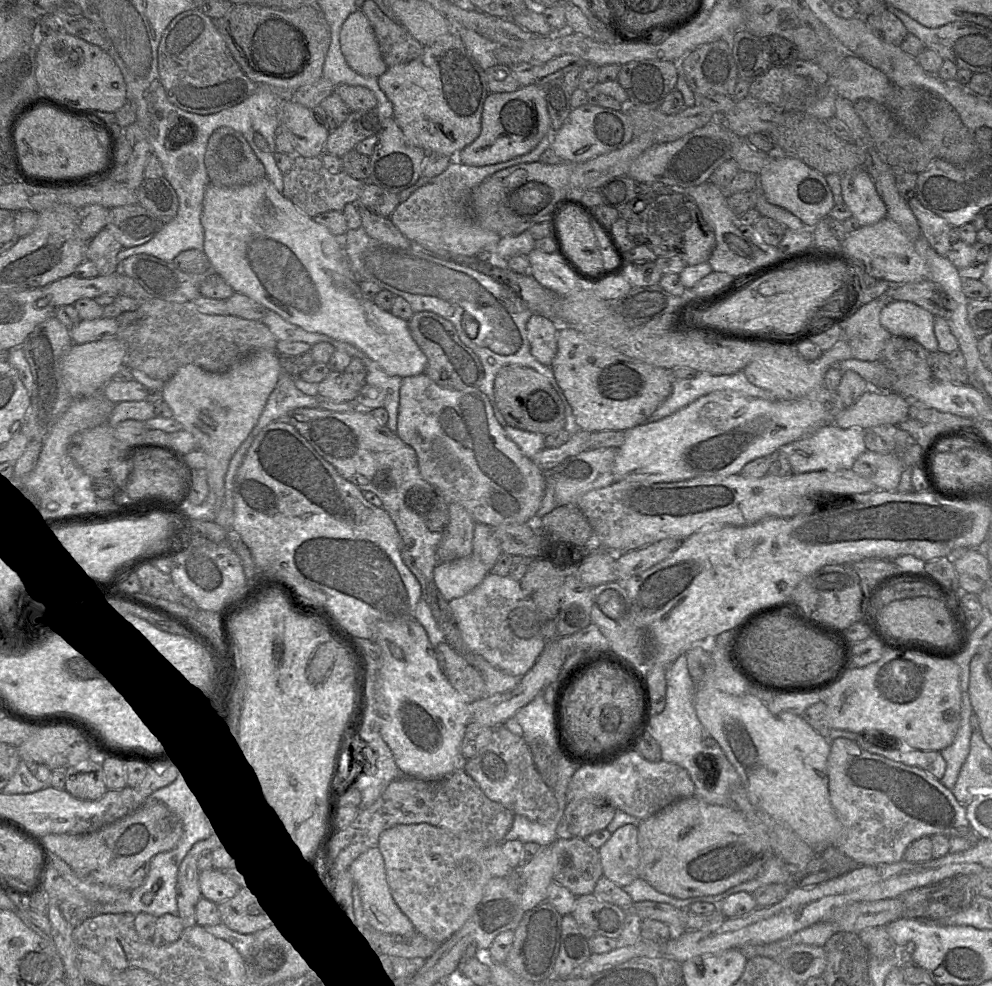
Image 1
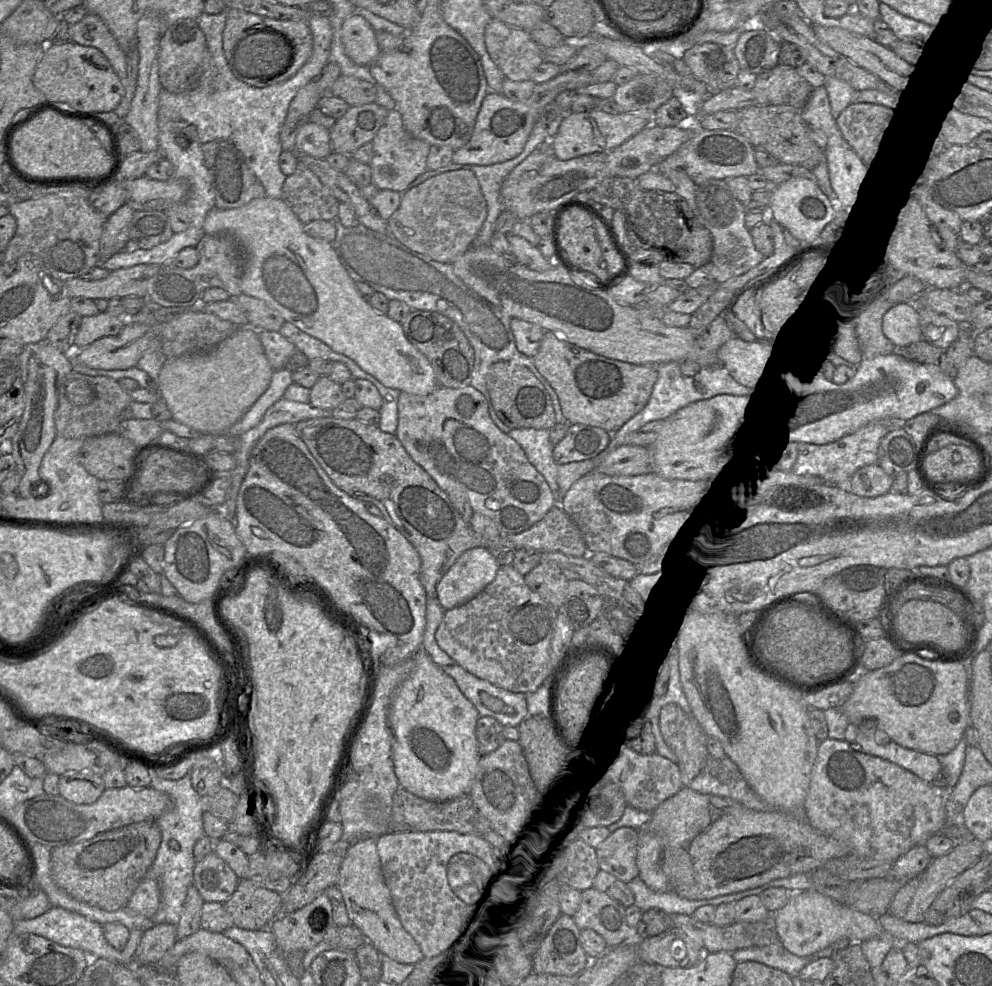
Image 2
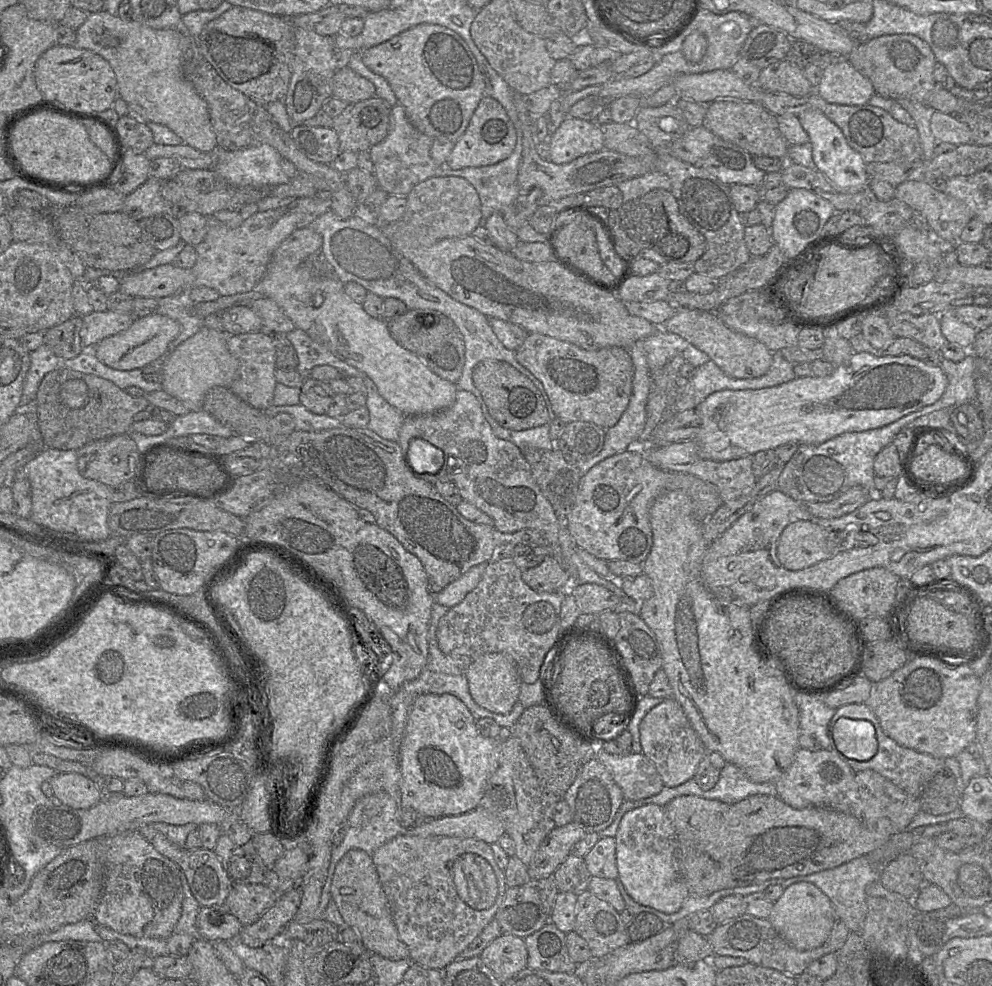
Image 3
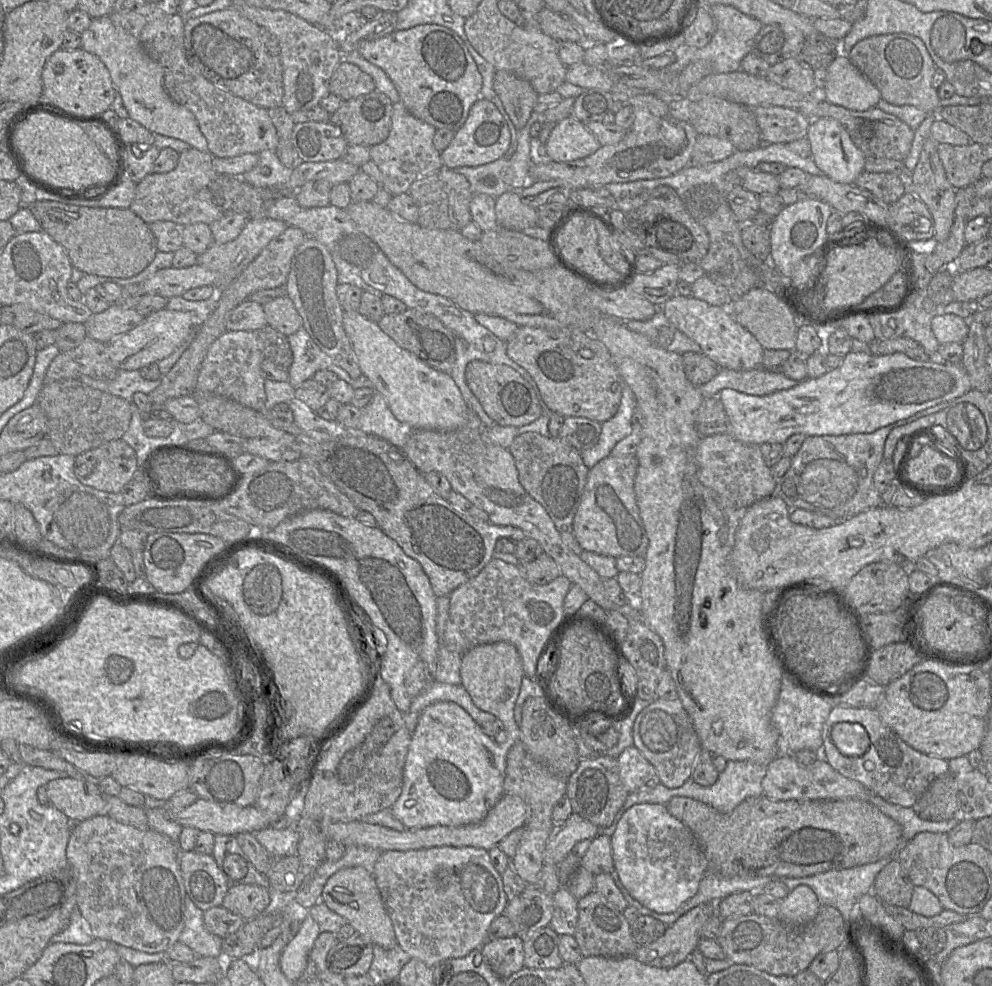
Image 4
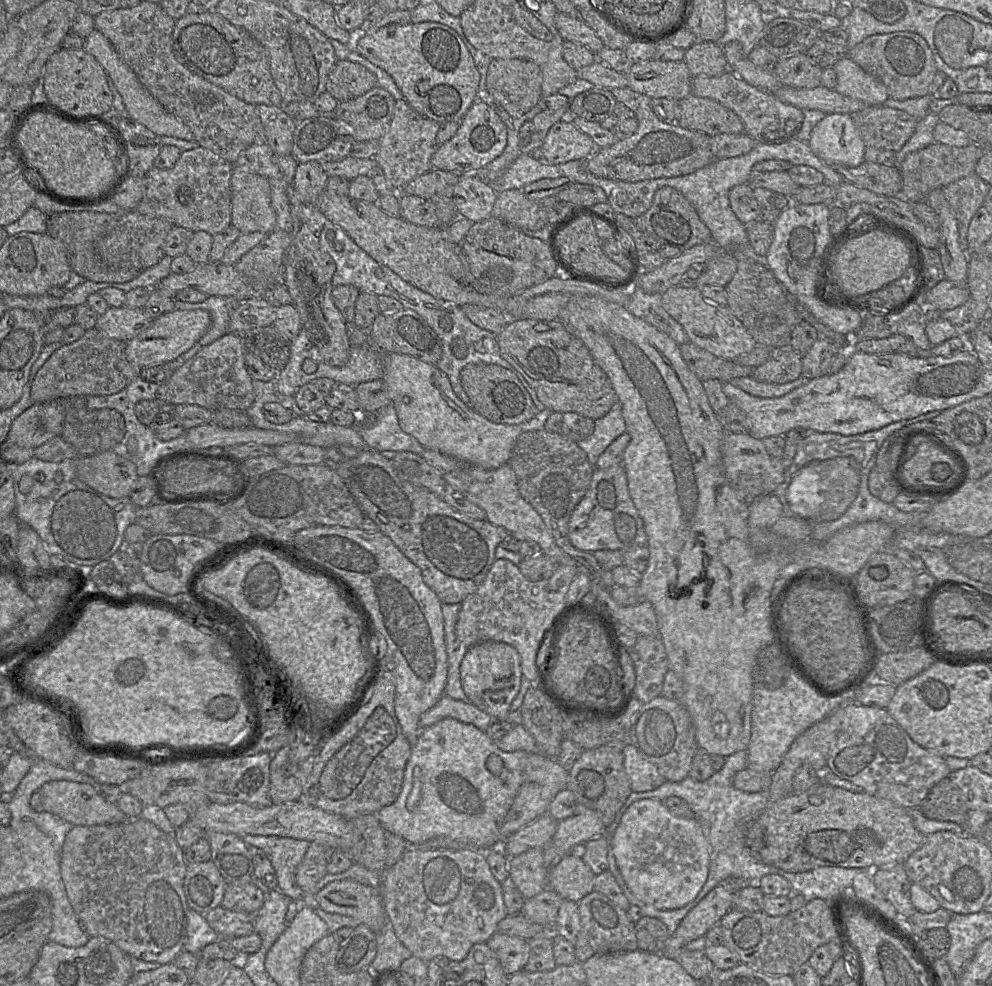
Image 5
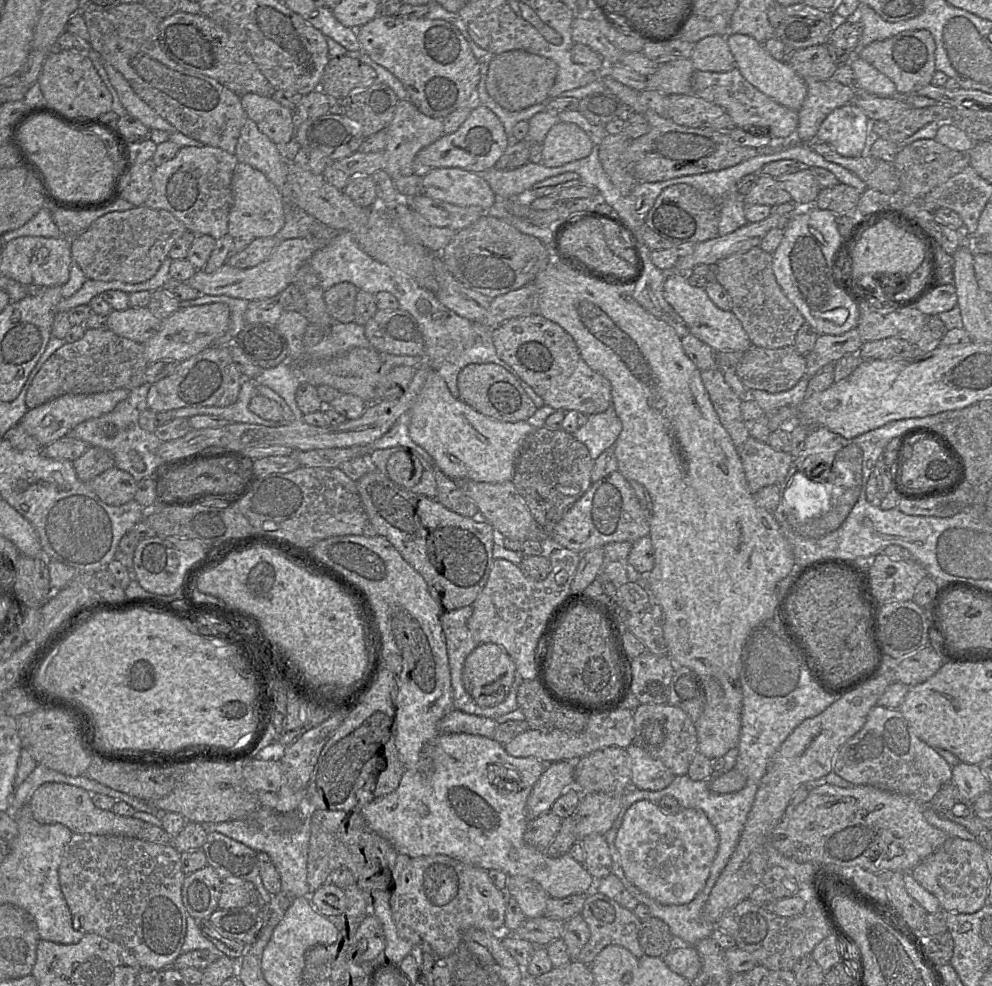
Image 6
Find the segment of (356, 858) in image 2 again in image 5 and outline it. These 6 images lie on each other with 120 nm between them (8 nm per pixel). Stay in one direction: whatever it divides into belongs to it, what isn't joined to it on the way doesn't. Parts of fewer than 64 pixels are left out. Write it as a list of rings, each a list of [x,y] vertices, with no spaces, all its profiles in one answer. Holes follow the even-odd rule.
[[[353,879],[328,883],[314,899],[315,905],[324,911],[357,919],[374,933],[379,932],[390,921],[379,891]]]

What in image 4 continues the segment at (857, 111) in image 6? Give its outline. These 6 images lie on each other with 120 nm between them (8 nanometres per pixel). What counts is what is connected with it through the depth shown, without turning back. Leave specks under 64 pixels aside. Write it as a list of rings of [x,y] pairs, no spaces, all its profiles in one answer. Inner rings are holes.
[[[815,118],[810,121],[807,139],[811,147],[811,158],[823,174],[842,184],[854,184],[864,171],[865,155],[853,143],[847,130],[833,118]]]

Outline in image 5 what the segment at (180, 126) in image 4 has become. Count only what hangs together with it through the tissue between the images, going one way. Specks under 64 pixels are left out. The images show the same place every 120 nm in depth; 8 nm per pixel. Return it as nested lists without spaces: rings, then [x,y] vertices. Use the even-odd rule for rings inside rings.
[[[94,29],[84,41],[84,50],[94,56],[98,63],[111,78],[114,86],[120,93],[128,115],[133,120],[147,127],[157,136],[171,136],[187,141],[194,141],[190,128],[167,111],[139,81],[135,72],[120,57],[109,39],[99,30]]]

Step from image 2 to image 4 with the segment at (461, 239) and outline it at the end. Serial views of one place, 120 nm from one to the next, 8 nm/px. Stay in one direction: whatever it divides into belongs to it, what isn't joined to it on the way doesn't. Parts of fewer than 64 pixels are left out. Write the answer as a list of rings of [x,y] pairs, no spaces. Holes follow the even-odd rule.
[[[441,168],[430,176],[414,181],[408,194],[418,208],[417,224],[426,229],[460,231],[472,221],[470,203],[474,194],[467,179],[454,170]]]

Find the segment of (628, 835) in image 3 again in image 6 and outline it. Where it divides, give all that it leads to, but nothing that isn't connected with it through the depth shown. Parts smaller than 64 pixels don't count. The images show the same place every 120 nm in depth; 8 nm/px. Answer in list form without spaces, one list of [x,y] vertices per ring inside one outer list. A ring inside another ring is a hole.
[[[648,800],[637,801],[628,808],[615,838],[615,847],[626,877],[649,897],[670,905],[689,903],[702,890],[717,854],[718,845],[718,833],[702,811],[681,809],[675,814],[666,814],[657,804]]]

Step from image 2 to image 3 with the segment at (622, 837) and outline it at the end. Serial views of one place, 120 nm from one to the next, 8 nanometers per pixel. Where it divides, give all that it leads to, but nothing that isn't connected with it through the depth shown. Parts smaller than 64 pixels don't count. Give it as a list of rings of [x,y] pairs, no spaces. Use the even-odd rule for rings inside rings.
[[[602,837],[583,857],[592,876],[618,879],[615,837]]]

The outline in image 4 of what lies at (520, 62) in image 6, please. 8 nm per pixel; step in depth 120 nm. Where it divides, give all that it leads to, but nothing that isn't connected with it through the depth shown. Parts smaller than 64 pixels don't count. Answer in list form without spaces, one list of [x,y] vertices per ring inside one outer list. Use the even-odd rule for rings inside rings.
[[[496,70],[493,89],[516,129],[524,128],[538,97],[532,85],[509,71]]]

